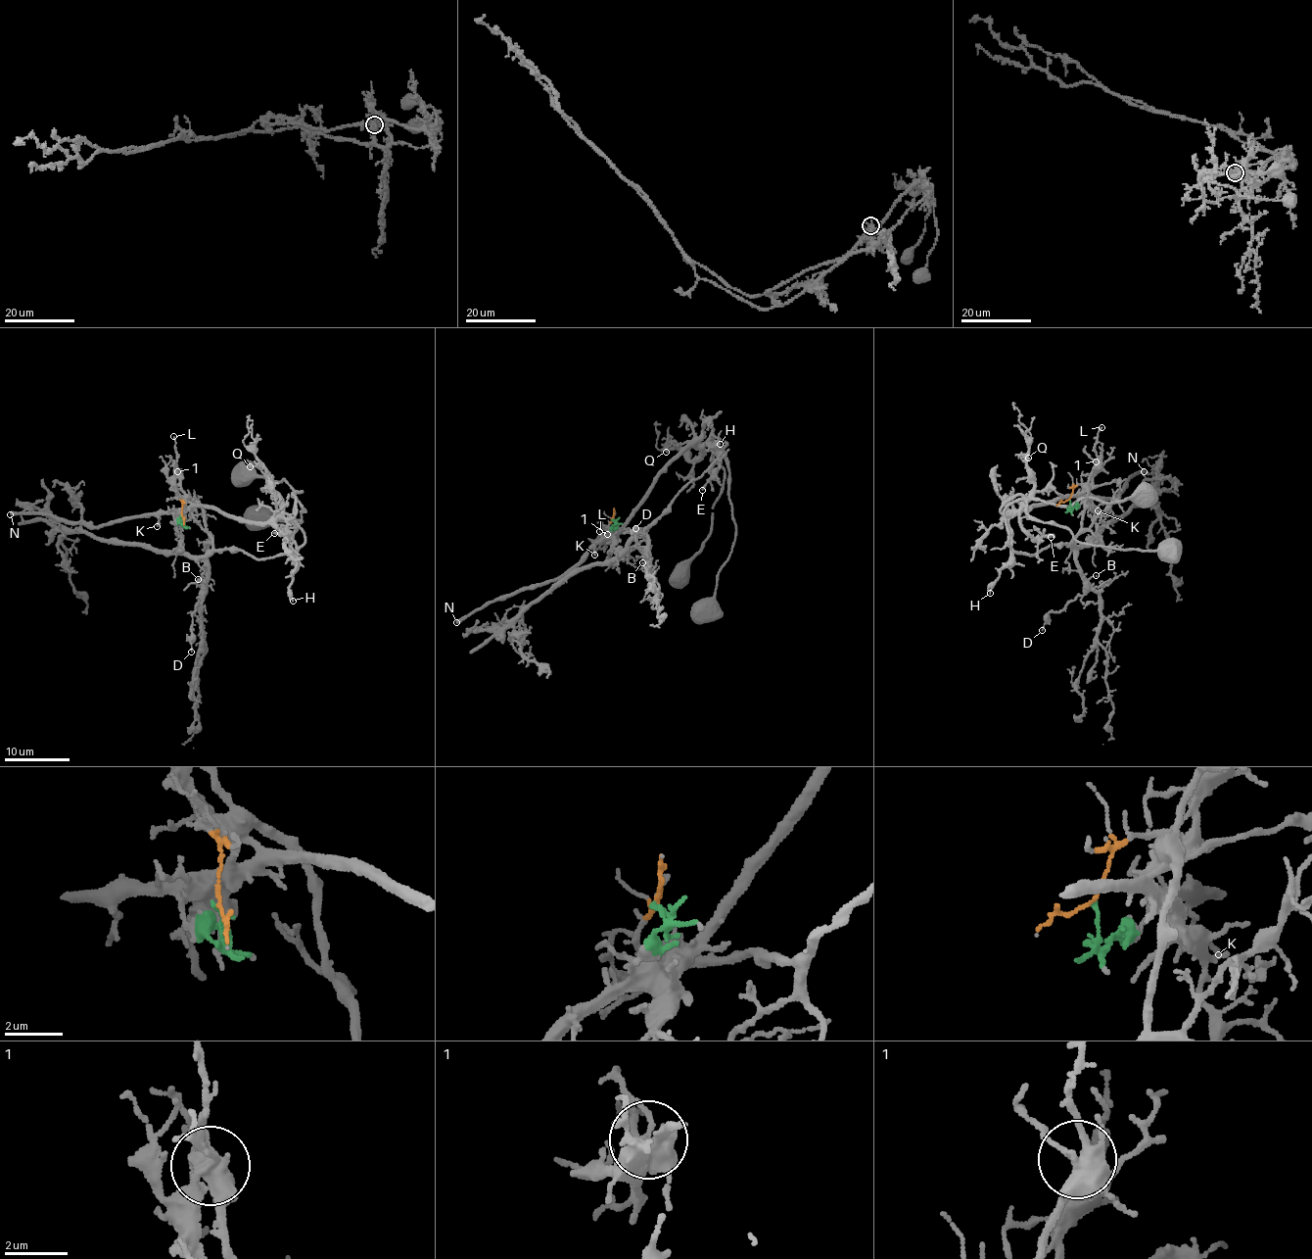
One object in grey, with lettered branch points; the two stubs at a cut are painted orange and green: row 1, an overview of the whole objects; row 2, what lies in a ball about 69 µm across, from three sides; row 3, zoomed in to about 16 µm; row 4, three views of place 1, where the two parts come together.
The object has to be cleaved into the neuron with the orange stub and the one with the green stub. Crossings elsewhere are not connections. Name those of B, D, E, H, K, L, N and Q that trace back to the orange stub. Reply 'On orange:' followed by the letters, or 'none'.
On orange: B, D, L

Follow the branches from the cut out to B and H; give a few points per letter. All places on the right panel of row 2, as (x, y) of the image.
B: (1069, 499), (1074, 487), (1086, 489), (1088, 497), (1075, 549), (1078, 571), (1087, 579), (1097, 575)
H: (1069, 500), (1071, 507), (1085, 501), (1072, 496), (1010, 512), (1009, 562), (1001, 569), (989, 593)

